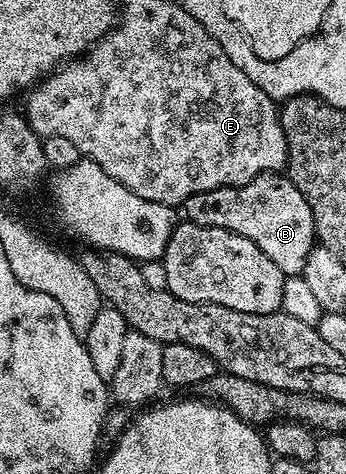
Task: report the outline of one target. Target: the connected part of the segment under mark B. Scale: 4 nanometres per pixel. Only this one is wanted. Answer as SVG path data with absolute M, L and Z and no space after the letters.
M264 172L251 182L191 194L183 205L184 219L195 226L222 228L255 242L286 277L300 276L307 266L307 254L315 247L317 227L313 225L307 198L281 172Z

